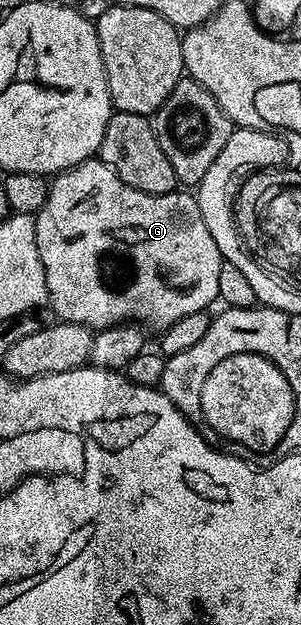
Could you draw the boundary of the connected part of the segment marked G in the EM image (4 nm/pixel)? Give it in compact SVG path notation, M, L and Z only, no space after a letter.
M97 156L73 166L70 170L61 171L50 181L47 200L41 211L35 215L37 220L35 244L39 248L39 260L43 260L43 268L45 269L45 283L49 293L48 305L53 306L54 312L57 313L56 317L60 321L77 322L80 326L87 326L94 332L105 330L108 326L122 324L154 326L154 331L160 332L171 324L175 324L175 320L183 320L183 316L191 316L191 312L208 311L209 305L218 301L219 268L223 261L219 252L219 244L215 244L215 240L211 237L211 231L207 229L207 224L203 221L203 212L199 212L196 197L192 193L181 193L148 194L147 192L139 192L139 188L131 188L127 184L123 184L123 180L119 180L119 176L115 176L112 168Z

